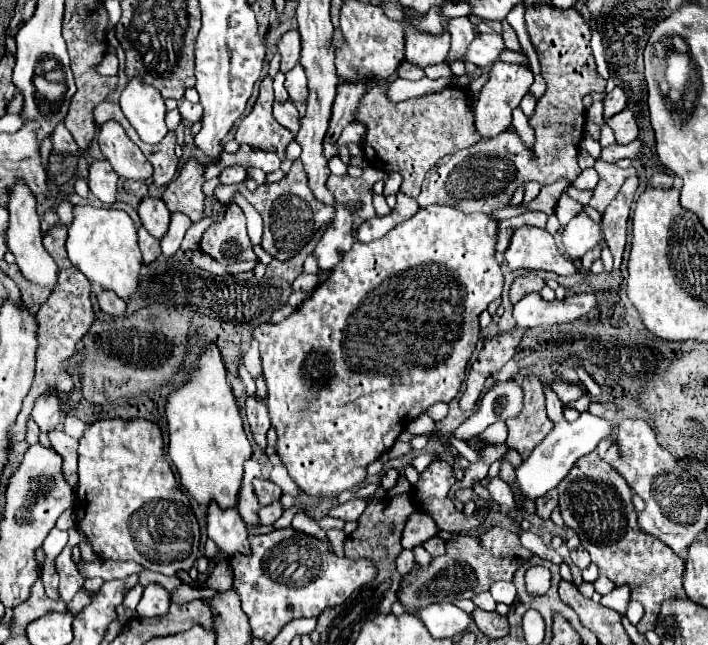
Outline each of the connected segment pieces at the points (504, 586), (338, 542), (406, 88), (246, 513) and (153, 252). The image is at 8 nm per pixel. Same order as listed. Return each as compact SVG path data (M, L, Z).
M495 582L495 584L491 586L491 590L489 590L489 592L491 592L491 596L495 598L495 602L513 604L517 588L515 588L515 584L513 584L513 582Z
M327 530L327 540L333 544L335 554L341 556L341 546L343 546L343 540L345 540L343 530Z
M398 77L389 84L387 96L389 96L393 102L400 102L424 94L440 92L449 86L450 83L451 80L449 78L431 80L427 77L423 77L419 81L409 81Z
M241 486L239 490L239 502L237 502L237 510L239 514L243 516L245 524L257 524L257 512L259 512L259 502L257 502L257 496L253 492L251 486Z
M143 226L137 230L137 236L139 236L139 248L141 248L141 254L143 254L143 264L151 264L151 262L161 254L159 240L153 238Z

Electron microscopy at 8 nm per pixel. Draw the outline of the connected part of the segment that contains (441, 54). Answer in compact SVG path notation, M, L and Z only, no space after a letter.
M405 16L405 58L417 66L431 66L447 60L449 54L449 32L431 34L421 32L411 16Z

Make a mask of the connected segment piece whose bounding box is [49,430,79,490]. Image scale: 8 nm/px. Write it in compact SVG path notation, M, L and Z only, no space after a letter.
M53 430L49 432L49 440L53 448L63 458L63 478L71 486L71 490L77 490L77 440L67 436L65 432Z

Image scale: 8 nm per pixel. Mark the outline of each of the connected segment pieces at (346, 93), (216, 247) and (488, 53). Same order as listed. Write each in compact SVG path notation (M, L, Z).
M363 80L339 84L337 98L335 98L335 104L333 104L333 116L329 120L329 130L327 130L325 140L323 140L327 160L337 154L335 142L341 136L343 128L347 128L351 122L355 122L359 100L365 96L365 92L367 92L367 82L363 82Z
M233 204L227 210L227 216L221 224L209 226L203 232L201 250L217 262L226 265L229 264L229 258L237 262L257 260L247 236L245 214L237 204Z
M481 34L475 38L467 52L465 52L465 62L473 62L477 66L487 66L497 60L499 52L503 50L503 38L501 34Z

